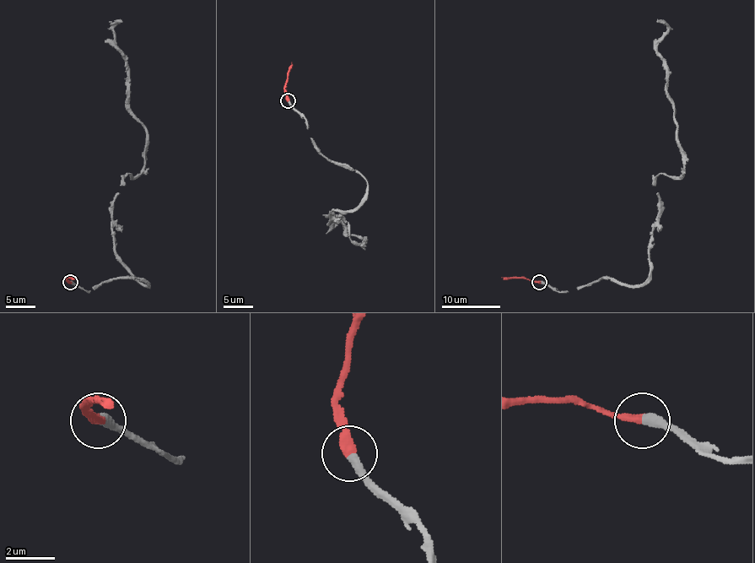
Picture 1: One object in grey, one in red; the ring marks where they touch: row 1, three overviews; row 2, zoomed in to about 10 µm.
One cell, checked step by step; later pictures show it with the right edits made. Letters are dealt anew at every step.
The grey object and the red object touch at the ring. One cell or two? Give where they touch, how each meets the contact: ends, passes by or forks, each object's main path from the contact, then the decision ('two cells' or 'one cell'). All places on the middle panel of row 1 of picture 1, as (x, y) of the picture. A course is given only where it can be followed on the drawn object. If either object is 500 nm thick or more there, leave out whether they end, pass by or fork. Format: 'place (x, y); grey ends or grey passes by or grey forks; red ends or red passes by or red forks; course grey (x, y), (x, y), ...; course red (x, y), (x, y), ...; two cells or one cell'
place (288, 100); grey ends; red ends; course grey (288, 101), (317, 149), (367, 182), (363, 202), (331, 213), (363, 244), (337, 218), (331, 228), (341, 218); course red (288, 101), (285, 88), (291, 62); one cell

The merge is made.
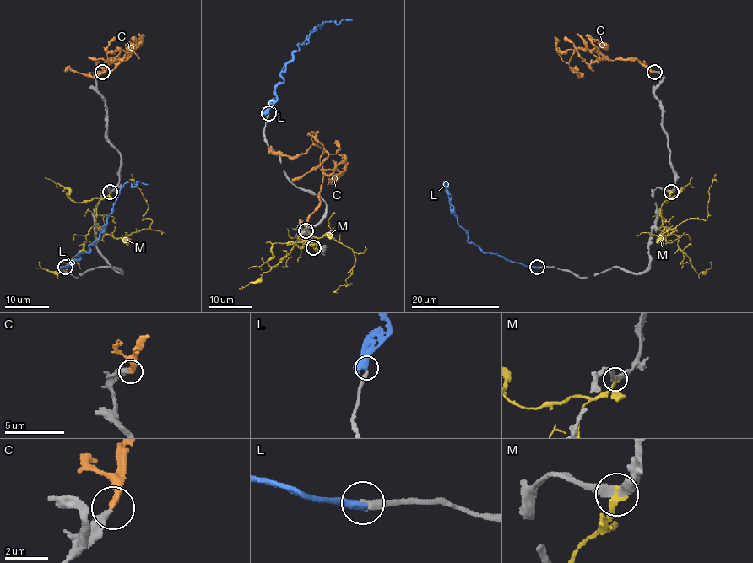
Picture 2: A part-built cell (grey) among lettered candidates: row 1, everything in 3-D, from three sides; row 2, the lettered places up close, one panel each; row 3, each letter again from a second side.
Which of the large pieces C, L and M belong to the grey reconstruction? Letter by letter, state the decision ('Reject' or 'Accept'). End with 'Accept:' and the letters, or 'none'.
C: Accept
L: Reject
M: Reject
Accept: C

